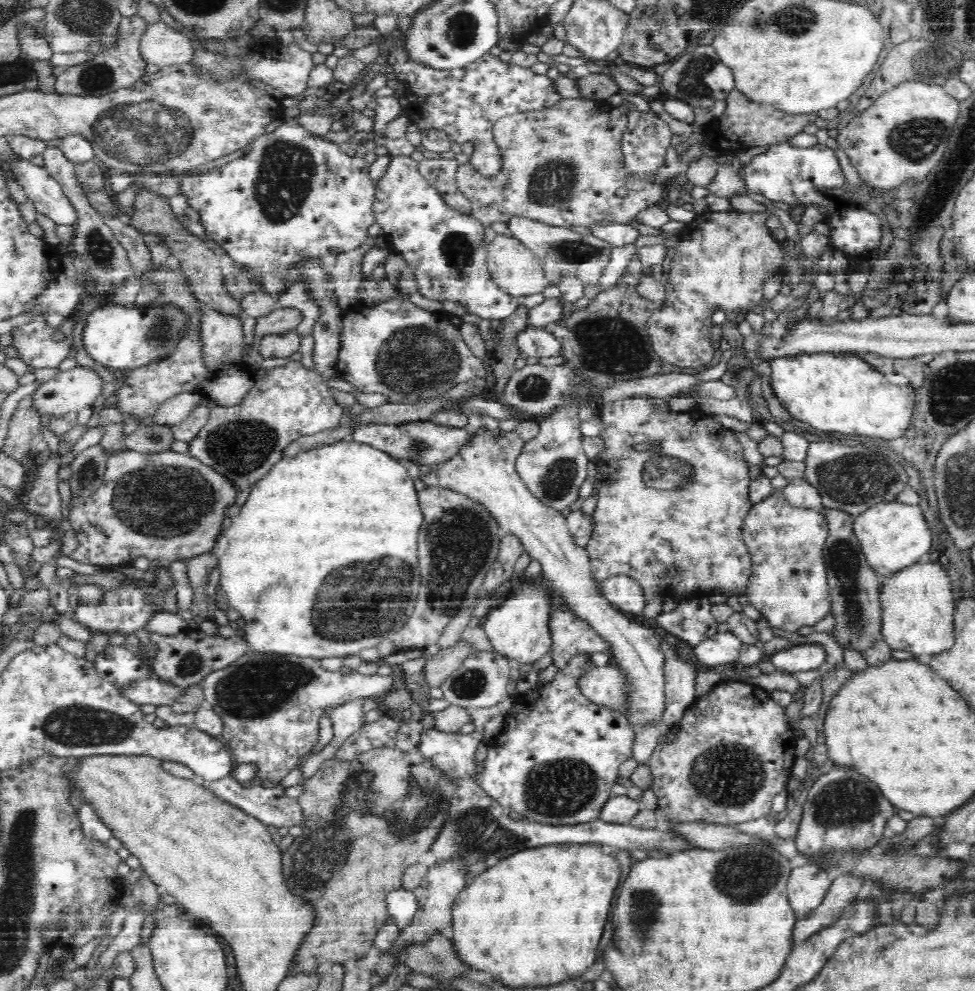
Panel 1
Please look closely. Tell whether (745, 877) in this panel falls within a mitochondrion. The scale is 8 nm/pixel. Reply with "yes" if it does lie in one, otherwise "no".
yes

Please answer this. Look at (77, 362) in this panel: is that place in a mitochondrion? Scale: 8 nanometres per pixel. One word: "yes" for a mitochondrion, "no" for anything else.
no

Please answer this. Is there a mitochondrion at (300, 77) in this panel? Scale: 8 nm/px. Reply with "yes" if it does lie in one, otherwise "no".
no

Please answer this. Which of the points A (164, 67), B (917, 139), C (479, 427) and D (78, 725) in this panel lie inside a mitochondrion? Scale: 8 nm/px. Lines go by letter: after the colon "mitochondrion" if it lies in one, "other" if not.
A: other
B: mitochondrion
C: other
D: mitochondrion

